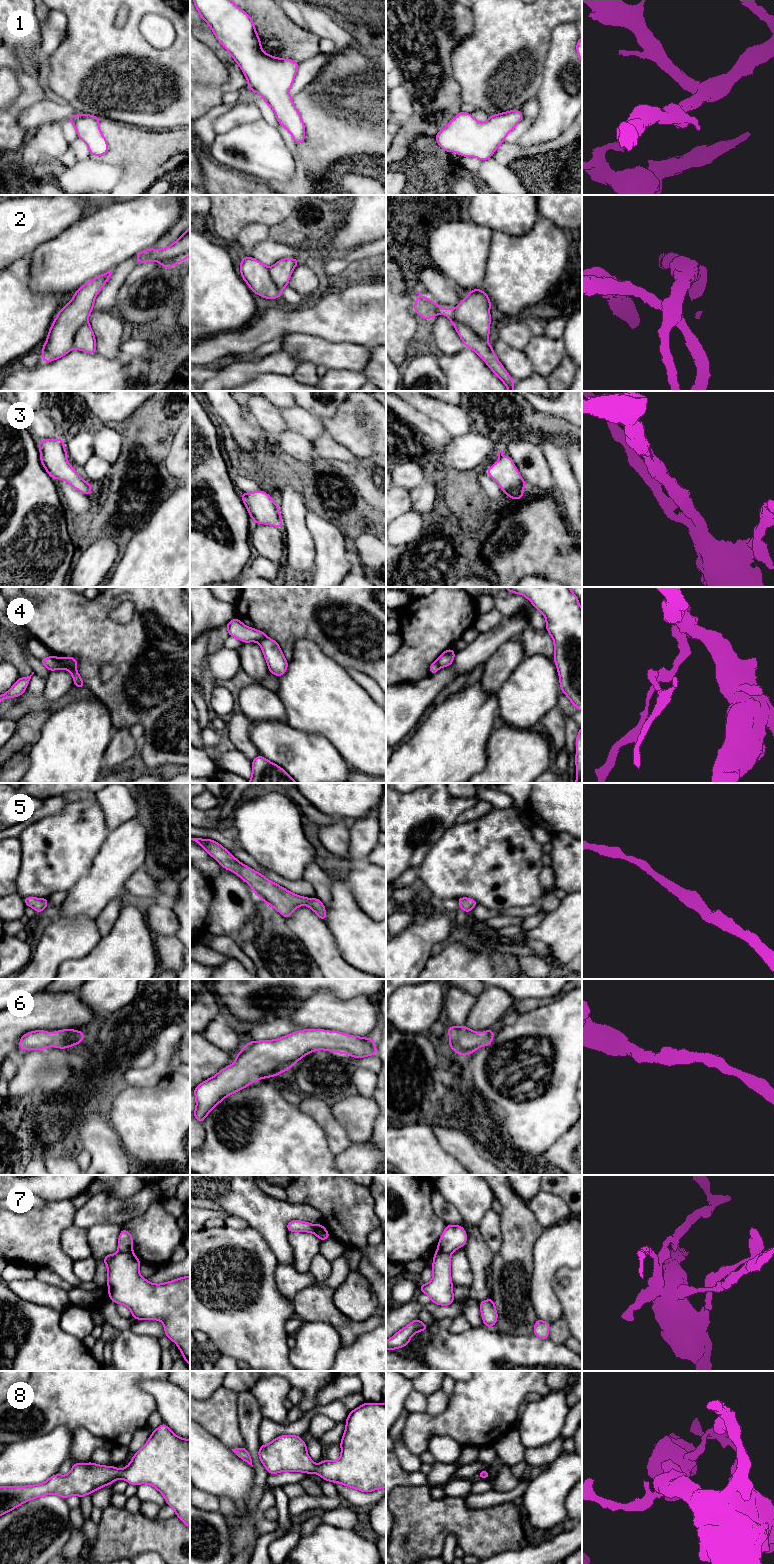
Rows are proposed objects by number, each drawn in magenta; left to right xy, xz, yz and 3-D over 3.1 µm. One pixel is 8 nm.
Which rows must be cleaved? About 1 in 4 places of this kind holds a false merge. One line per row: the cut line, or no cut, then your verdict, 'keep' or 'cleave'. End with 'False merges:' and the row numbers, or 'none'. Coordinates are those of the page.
1: no cut; keep
2: no cut; keep
3: no cut; keep
4: cut in xy along (60, 658), (75, 670); cleave
5: no cut; keep
6: no cut; keep
7: cut in yz along (437, 1249), (450, 1253); cleave
8: no cut; keep
False merges: 4, 7

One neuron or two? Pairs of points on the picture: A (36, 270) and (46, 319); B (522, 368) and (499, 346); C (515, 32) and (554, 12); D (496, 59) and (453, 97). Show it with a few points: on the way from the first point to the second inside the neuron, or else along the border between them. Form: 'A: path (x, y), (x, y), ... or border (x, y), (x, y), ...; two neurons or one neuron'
A: border (28, 272), (34, 291), (60, 297); two neurons
B: path (516, 363), (505, 352); one neuron
C: path (525, 28), (544, 14); one neuron
D: border (452, 68), (463, 102); two neurons

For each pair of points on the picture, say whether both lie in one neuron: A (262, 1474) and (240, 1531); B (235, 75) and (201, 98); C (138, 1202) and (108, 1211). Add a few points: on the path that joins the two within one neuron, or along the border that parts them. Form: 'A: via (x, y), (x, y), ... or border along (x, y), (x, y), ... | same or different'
A: border along (247, 1500), (246, 1511), (255, 1517) | different
B: border along (218, 59), (228, 75), (222, 87), (225, 92) | different
C: via (131, 1207), (124, 1210), (115, 1210) | same

